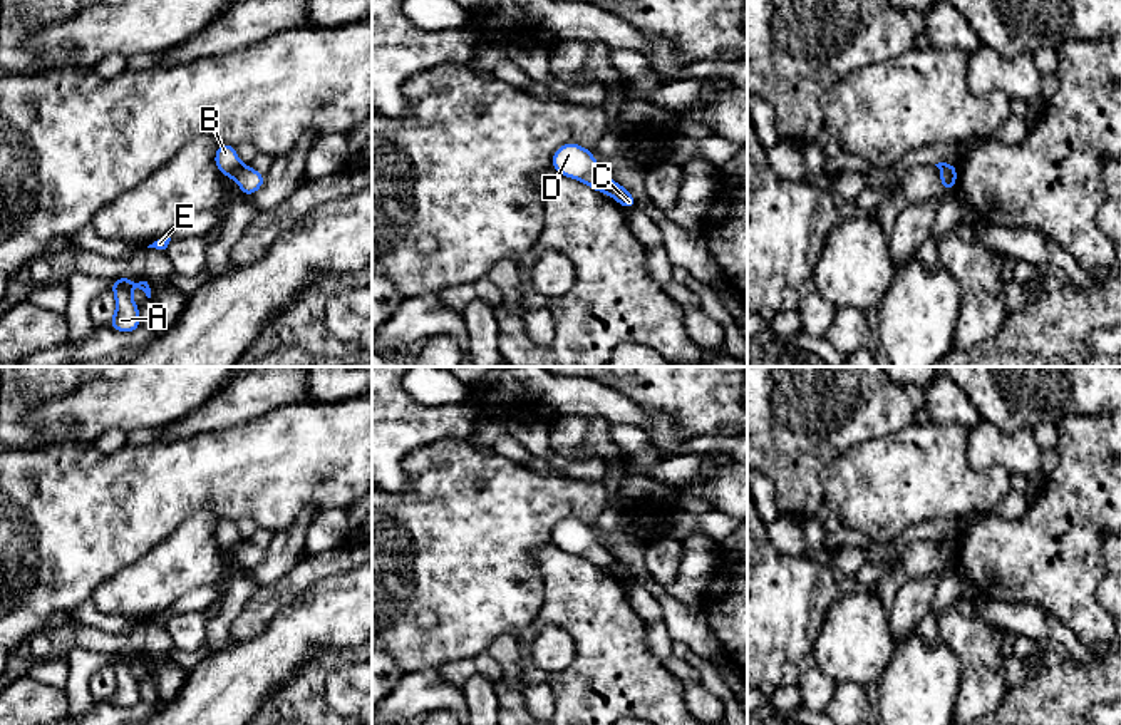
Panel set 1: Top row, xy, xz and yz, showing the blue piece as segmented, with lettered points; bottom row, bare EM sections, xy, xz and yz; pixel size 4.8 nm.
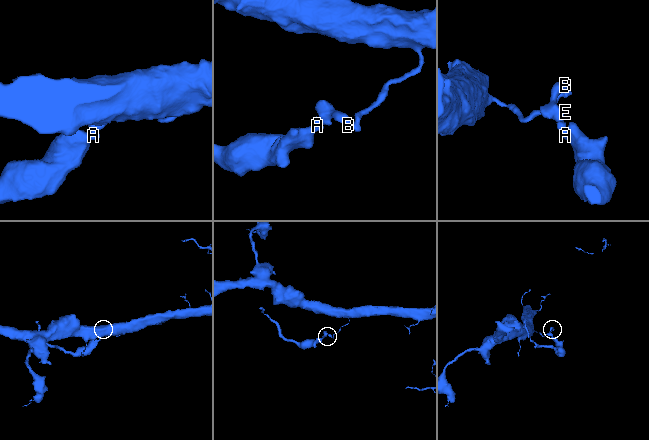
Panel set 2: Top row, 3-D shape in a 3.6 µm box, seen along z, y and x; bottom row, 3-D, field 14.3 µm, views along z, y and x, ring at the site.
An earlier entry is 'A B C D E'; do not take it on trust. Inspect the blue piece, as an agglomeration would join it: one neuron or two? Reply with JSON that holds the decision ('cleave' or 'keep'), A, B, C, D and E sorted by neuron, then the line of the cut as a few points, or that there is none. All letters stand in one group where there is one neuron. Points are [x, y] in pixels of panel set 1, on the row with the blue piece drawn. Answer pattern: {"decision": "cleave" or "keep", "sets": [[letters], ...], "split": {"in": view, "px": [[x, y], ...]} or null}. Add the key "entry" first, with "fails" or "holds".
{"entry": "fails", "decision": "cleave", "sets": [["A", "B", "D", "E"], ["C"]], "split": {"in": "xy", "px": [[242, 164], [232, 176]]}}

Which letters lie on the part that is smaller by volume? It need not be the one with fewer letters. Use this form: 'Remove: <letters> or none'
Remove: A, B, D, E

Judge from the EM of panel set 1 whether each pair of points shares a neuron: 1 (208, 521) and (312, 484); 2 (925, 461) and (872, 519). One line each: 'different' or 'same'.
1: different
2: same

